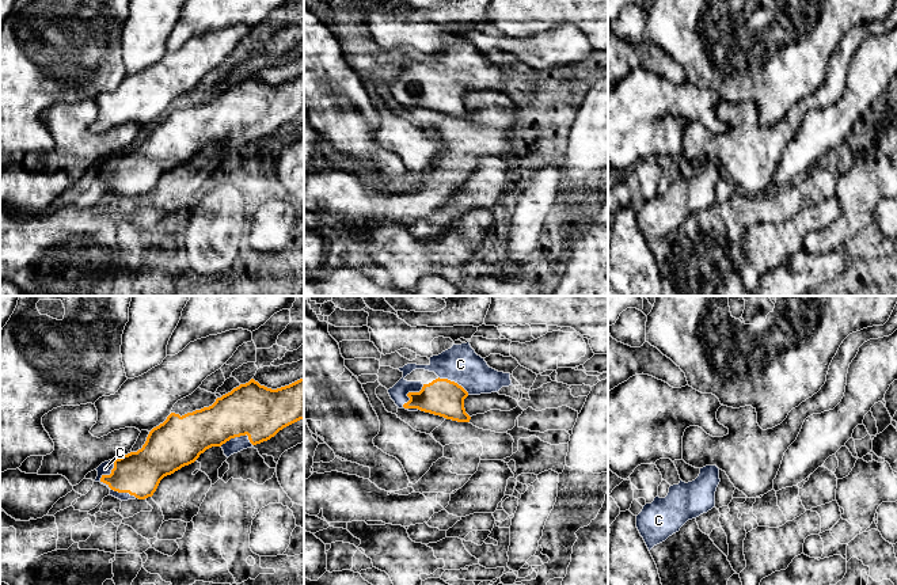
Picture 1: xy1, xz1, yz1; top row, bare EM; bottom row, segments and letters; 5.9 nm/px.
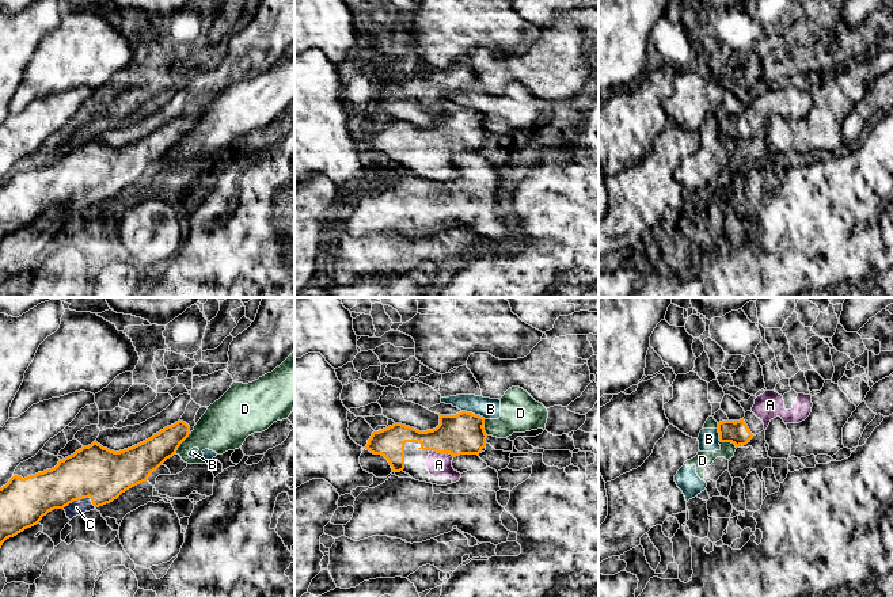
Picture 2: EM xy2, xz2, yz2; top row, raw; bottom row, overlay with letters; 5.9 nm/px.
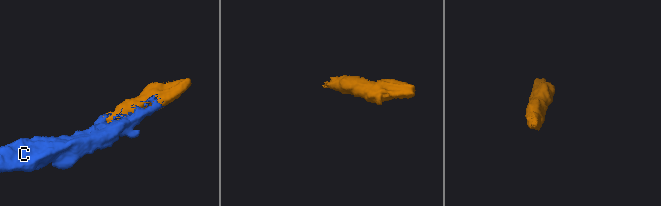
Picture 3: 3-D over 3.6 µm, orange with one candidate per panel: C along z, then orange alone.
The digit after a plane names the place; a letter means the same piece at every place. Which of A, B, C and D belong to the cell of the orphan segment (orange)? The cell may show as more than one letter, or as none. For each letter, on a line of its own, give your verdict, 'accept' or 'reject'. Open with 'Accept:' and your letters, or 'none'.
Accept: A, C
A: accept
B: reject
C: accept
D: reject

